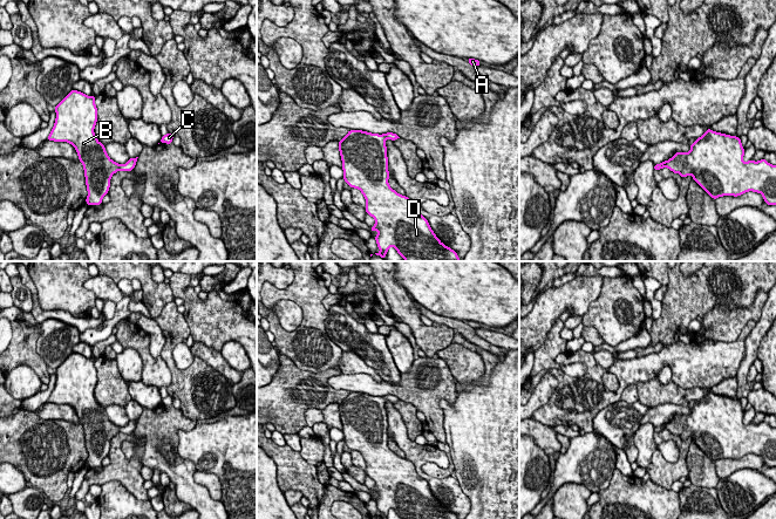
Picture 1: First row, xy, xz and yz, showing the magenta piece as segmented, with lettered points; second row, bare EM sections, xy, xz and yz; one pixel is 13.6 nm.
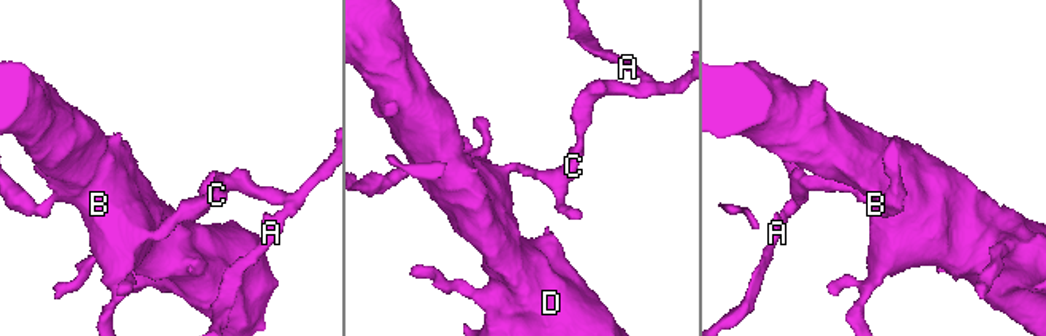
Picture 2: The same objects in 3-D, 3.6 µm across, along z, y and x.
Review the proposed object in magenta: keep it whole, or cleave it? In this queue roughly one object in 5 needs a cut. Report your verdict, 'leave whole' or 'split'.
leave whole

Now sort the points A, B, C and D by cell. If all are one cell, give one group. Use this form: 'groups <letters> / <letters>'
groups A B C D

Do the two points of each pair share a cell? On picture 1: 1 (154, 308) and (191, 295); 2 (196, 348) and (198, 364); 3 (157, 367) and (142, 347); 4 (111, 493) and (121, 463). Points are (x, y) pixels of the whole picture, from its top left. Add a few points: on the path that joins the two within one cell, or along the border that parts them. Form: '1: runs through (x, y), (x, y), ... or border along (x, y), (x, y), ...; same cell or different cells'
1: border along (168, 284), (175, 296); different cells
2: border along (194, 355), (220, 373); different cells
3: runs through (152, 362), (144, 352); same cell
4: border along (101, 484), (118, 482), (137, 498); different cells

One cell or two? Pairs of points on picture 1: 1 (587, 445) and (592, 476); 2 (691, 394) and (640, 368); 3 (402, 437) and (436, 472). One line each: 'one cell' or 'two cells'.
1: one cell
2: two cells
3: two cells

